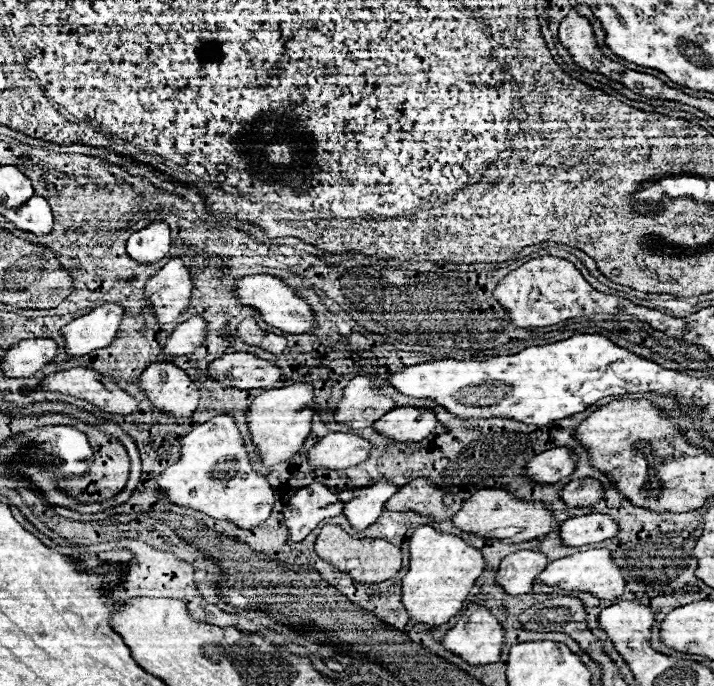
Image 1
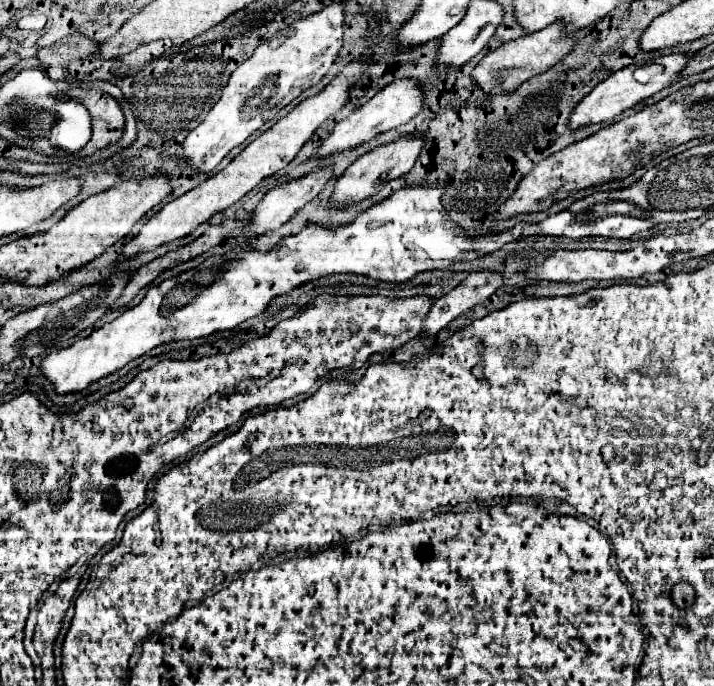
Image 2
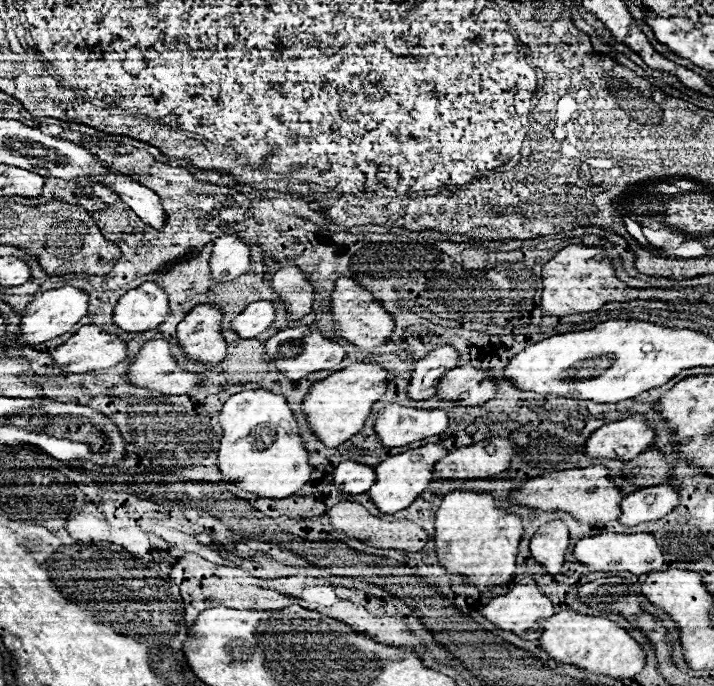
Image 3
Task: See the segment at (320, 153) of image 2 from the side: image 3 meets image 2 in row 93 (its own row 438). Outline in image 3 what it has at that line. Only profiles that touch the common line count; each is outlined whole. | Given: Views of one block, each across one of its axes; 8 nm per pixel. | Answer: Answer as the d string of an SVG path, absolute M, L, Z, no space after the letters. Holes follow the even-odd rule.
M388 404L378 412L376 434L386 448L408 446L410 442L436 436L448 428L450 420L444 410L432 408L408 408L400 404Z

